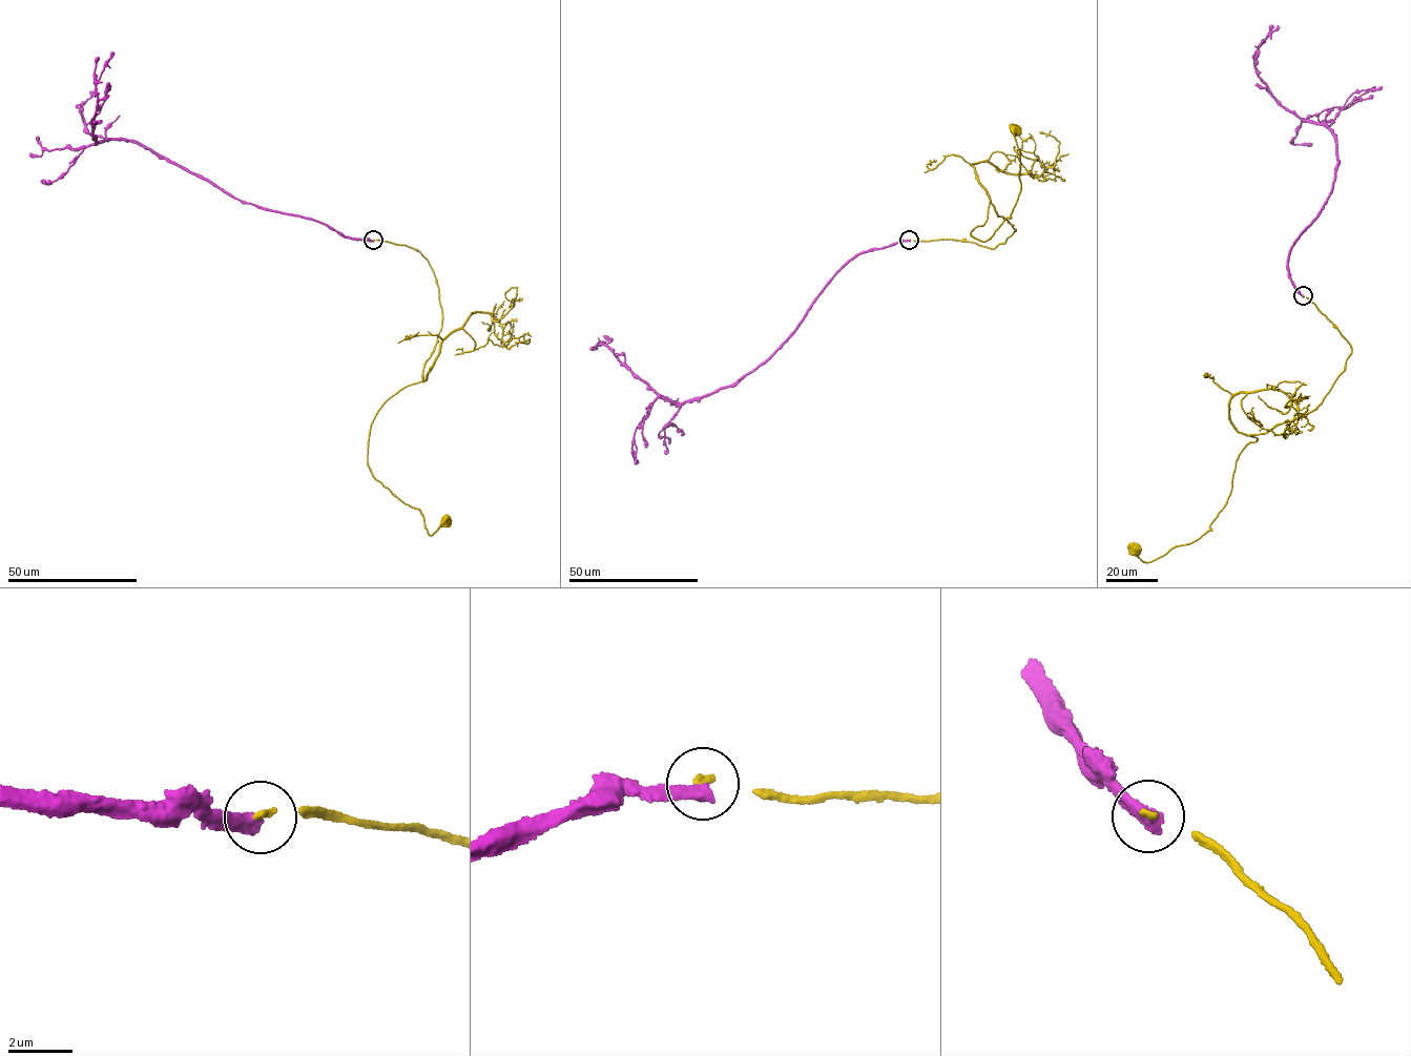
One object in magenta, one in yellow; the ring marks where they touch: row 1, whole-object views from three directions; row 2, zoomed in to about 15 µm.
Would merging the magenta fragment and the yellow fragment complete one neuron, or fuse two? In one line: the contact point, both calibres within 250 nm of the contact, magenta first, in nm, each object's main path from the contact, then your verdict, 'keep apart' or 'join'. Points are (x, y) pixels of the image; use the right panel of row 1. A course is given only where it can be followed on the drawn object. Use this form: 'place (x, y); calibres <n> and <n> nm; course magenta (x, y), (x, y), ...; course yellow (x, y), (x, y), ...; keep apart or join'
place (1303, 295); calibres 500 and 190 nm; course magenta (1303, 295), (1287, 260), (1328, 199), (1336, 141), (1280, 104), (1259, 76), (1258, 46), (1279, 27); course yellow (1303, 295), (1349, 344), (1342, 373), (1311, 410), (1249, 435), (1209, 530), (1150, 561), (1132, 549); keep apart

